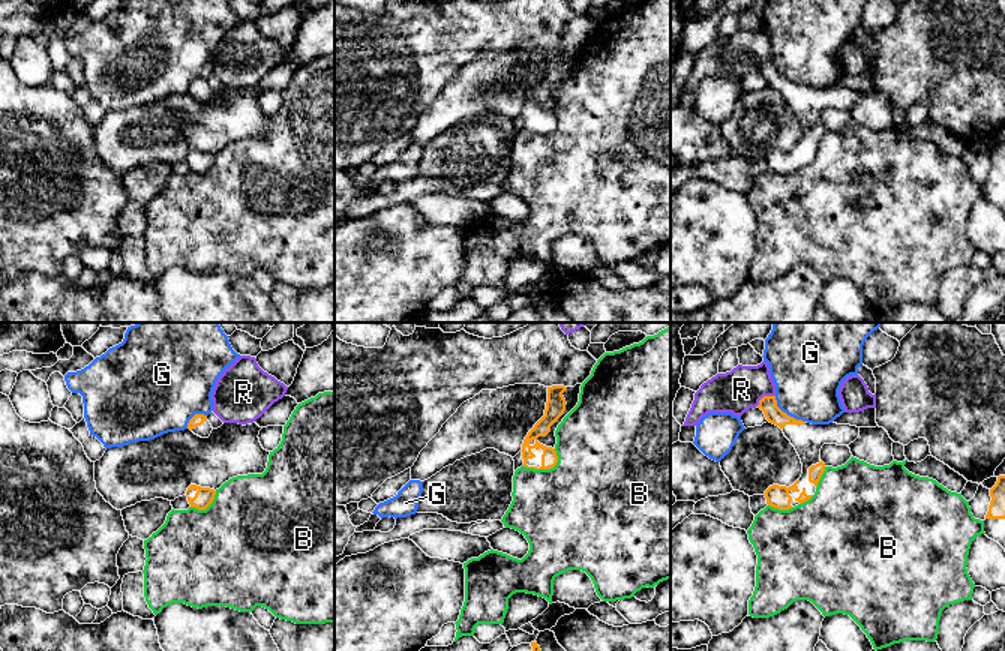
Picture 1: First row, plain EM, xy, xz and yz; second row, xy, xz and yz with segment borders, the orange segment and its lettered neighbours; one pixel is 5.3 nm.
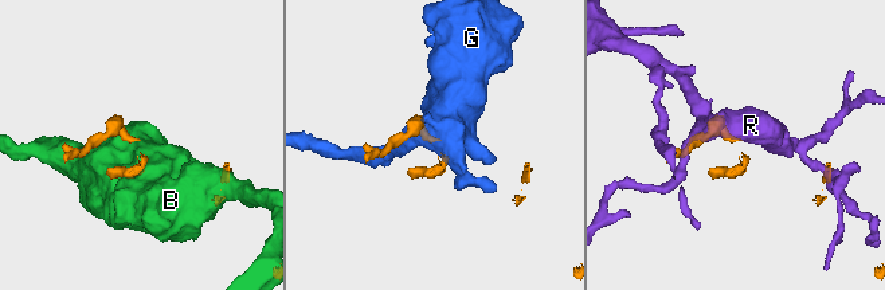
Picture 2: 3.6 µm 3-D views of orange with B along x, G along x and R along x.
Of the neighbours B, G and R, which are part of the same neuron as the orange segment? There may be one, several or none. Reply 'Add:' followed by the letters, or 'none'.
Add: none

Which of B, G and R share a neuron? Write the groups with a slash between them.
B / G / R

